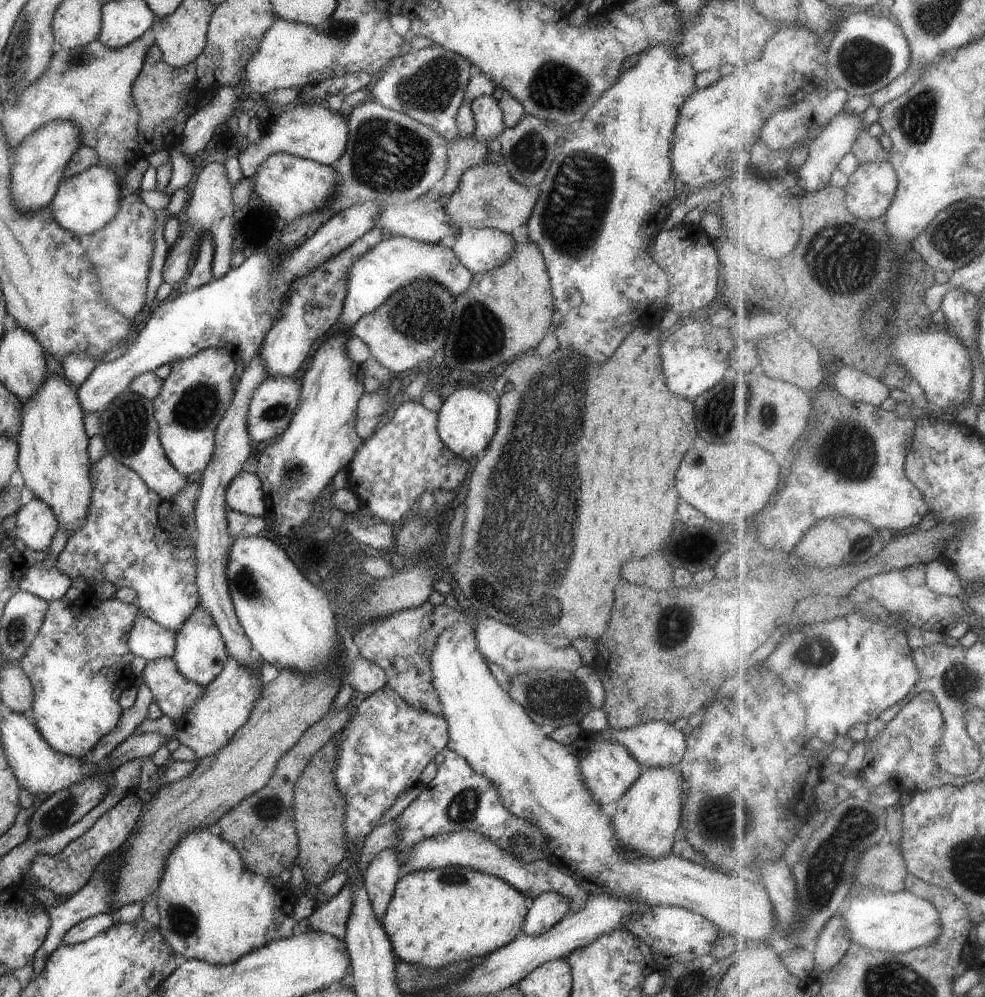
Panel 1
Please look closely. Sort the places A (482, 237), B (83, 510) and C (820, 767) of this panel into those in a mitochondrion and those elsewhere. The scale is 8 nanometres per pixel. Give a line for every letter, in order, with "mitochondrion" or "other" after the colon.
A: other
B: other
C: other

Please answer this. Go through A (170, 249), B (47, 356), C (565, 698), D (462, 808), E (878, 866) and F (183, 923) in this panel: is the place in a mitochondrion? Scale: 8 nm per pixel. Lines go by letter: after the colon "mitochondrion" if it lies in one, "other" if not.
A: other
B: other
C: mitochondrion
D: mitochondrion
E: mitochondrion
F: mitochondrion

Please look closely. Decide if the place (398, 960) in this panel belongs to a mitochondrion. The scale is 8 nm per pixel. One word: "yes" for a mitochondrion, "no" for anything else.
no

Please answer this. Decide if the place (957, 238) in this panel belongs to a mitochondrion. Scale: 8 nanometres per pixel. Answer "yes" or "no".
yes

